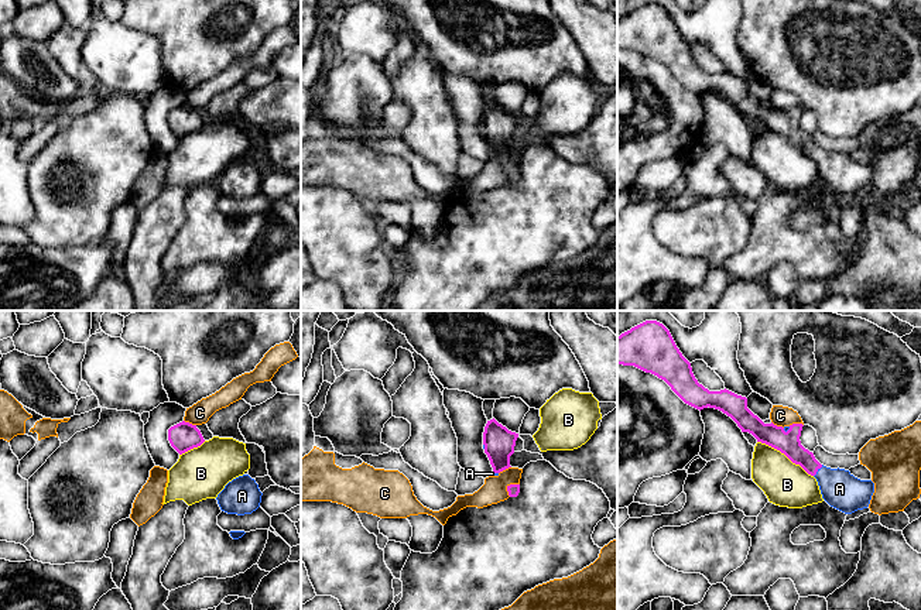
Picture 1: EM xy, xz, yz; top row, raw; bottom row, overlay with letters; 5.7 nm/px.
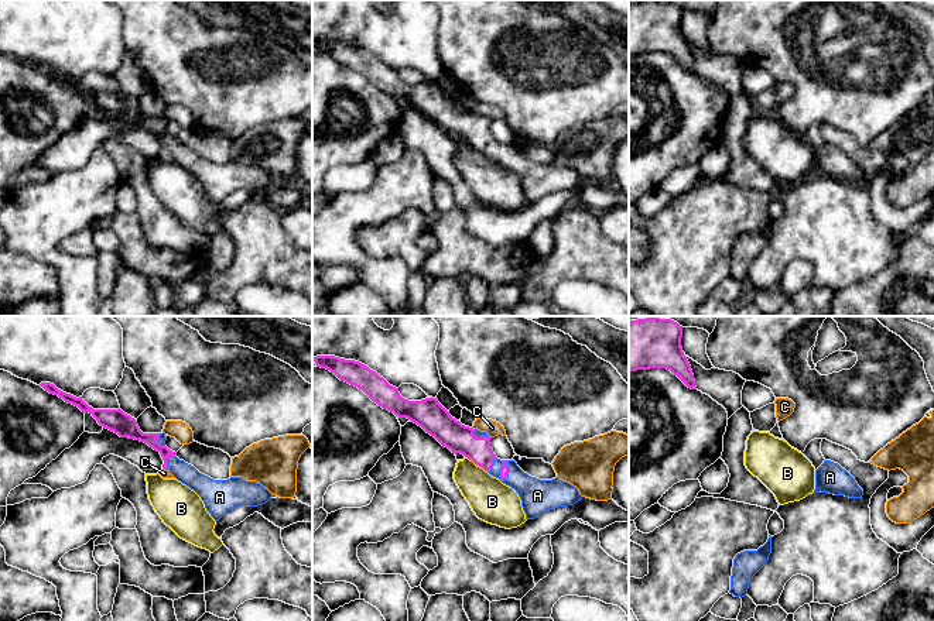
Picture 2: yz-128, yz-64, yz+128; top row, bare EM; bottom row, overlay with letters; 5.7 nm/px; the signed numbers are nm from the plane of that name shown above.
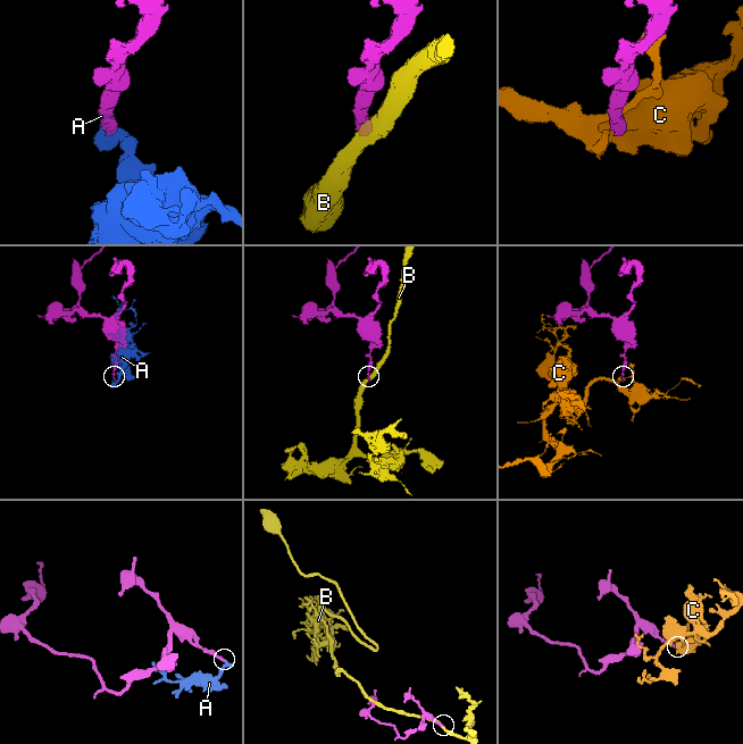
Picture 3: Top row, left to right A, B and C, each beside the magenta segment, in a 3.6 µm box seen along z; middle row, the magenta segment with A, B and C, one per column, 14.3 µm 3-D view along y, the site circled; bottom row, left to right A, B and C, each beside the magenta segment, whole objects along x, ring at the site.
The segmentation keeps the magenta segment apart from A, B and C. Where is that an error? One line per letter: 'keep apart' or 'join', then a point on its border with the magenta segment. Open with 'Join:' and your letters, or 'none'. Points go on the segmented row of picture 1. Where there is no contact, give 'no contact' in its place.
Join: A
A: join; meets magenta in yz at (817, 470)
B: keep apart; meets magenta in yz at (786, 455)
C: keep apart; meets magenta in xz at (509, 486)

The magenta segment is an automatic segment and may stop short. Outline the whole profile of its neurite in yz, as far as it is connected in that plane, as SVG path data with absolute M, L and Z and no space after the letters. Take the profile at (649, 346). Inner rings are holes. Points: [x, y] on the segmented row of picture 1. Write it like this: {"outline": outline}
{"outline": "M646 321L617 336L617 364L634 366L646 373L657 376L664 380L685 404L699 411L709 407L730 417L742 432L749 432L757 439L757 442L780 450L792 463L800 465L808 474L814 476L818 482L822 498L831 507L845 514L852 514L869 507L874 493L874 483L872 480L860 480L849 470L839 467L831 469L821 465L814 453L801 445L800 436L804 426L802 424L792 424L784 428L777 426L773 422L764 424L747 408L746 397L737 395L726 388L720 391L709 391L699 384L692 373L691 363L682 356L670 330L662 323L657 321Z"}

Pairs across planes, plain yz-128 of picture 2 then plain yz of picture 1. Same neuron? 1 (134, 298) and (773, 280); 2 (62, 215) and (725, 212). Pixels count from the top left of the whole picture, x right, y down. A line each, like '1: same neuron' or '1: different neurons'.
1: different neurons
2: different neurons

